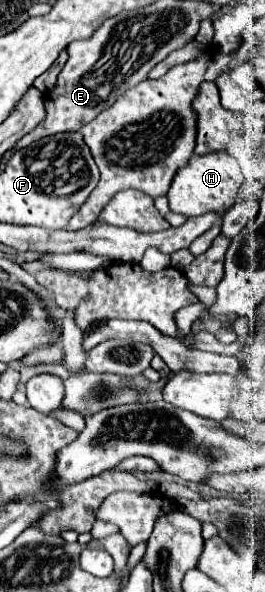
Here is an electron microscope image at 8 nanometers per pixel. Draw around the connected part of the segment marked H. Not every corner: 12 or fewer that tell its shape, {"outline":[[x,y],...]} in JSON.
{"outline":[[228,153],[192,155],[168,189],[186,217],[224,213],[242,177]]}

